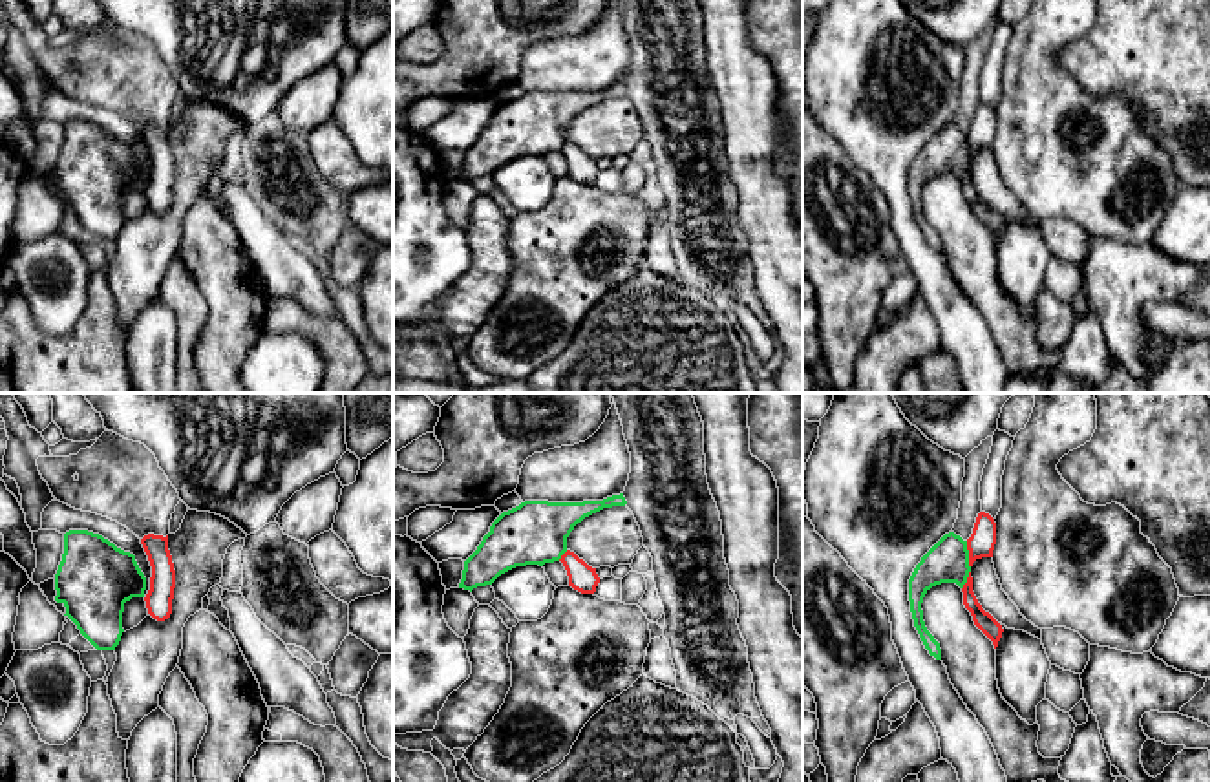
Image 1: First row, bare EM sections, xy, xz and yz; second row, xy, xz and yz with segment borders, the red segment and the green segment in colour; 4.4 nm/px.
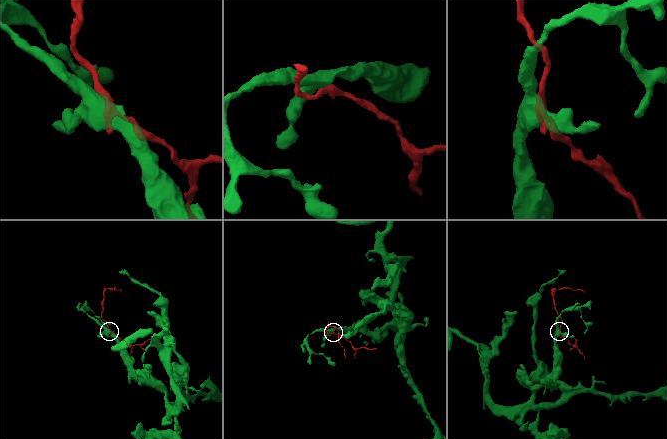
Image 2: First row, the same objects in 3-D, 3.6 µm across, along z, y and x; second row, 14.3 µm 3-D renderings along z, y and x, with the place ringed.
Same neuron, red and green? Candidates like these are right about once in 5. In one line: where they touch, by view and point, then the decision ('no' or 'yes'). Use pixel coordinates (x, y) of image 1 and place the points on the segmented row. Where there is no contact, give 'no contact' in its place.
meets red in yz at (969, 554); no

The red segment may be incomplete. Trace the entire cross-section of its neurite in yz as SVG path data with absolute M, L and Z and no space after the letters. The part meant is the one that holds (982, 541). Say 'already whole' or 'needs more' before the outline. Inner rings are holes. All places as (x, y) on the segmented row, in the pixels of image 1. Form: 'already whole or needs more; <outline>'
already whole; M980 512L973 534L967 539L969 566L973 566L976 559L993 557L994 544L996 544L996 523L989 513Z

